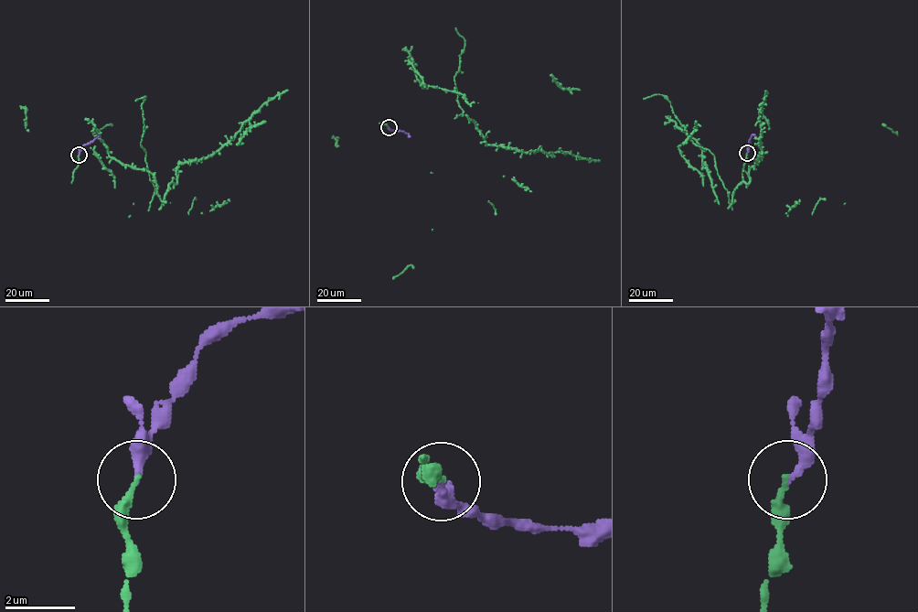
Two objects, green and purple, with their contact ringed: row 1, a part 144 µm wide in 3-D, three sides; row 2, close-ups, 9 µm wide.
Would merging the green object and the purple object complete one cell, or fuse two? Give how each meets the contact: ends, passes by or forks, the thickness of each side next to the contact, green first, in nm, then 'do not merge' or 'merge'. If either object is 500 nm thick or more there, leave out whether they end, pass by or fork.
green ends; purple ends; calibres 190 and 280 nm; merge

